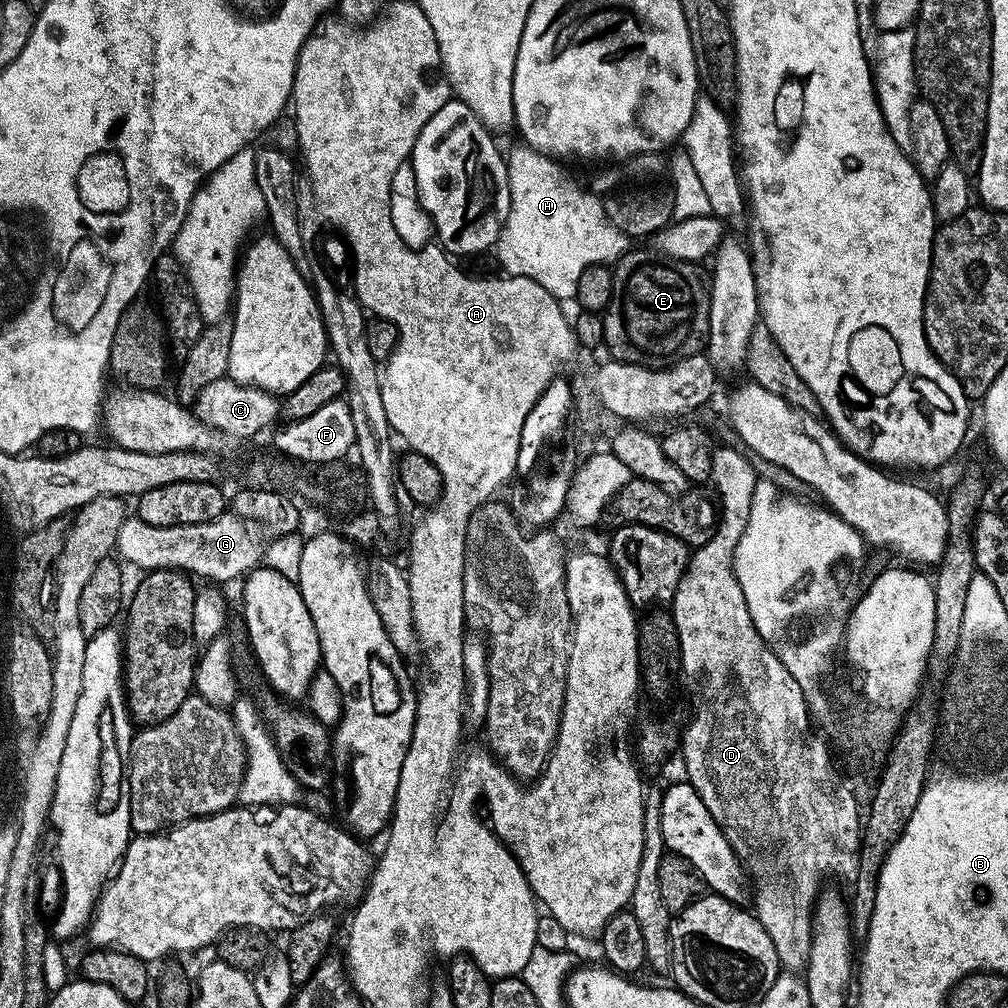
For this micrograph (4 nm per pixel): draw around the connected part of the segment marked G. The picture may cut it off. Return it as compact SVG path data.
M226 510L218 518L210 522L187 523L186 526L158 527L144 522L139 516L132 514L125 517L121 524L115 549L128 562L144 572L158 568L175 568L183 570L195 577L202 576L205 581L225 584L230 580L241 579L246 573L259 567L265 557L266 539L265 529L252 519L246 519L232 510Z

